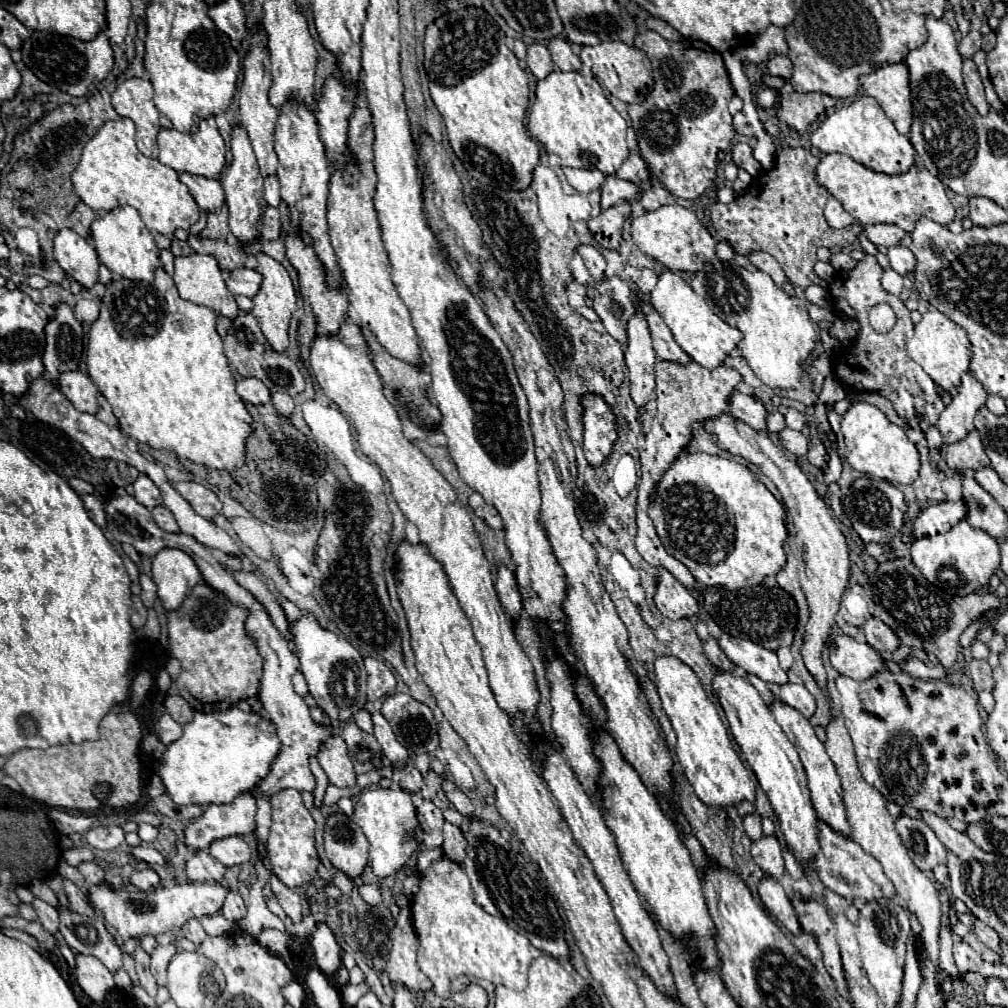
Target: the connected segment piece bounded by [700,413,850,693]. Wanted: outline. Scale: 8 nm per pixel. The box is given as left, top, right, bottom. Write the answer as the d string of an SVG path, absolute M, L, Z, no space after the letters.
M722 413L714 419L708 419L700 427L706 429L714 437L718 447L756 463L762 469L762 473L774 481L780 495L784 497L784 505L788 509L792 509L788 513L794 519L796 547L798 547L798 553L802 557L802 561L800 561L800 585L802 585L802 591L804 591L808 607L810 607L810 619L806 623L804 643L802 643L802 659L804 659L806 669L812 673L812 677L820 685L822 693L828 693L828 689L826 689L828 679L826 679L824 663L822 663L822 651L824 651L824 645L828 641L830 629L836 625L834 617L840 609L840 599L842 599L842 593L848 585L848 575L850 575L850 559L848 559L844 535L836 527L836 523L832 521L828 507L820 499L820 495L816 493L814 485L800 471L800 467L786 457L784 449L780 445L776 445L774 439L770 439L766 433L750 429L746 423L732 419L728 413Z

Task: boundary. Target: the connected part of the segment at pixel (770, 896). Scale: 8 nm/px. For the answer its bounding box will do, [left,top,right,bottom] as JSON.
[758,877,802,935]

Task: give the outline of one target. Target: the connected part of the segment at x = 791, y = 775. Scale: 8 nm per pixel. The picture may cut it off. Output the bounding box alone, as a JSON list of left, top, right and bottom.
[714,671,820,863]

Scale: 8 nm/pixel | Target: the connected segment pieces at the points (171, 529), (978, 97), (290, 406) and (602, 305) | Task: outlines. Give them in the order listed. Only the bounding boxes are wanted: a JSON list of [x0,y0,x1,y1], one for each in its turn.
[[152,505,180,533],[964,59,990,115],[272,393,294,417],[594,277,636,343]]

